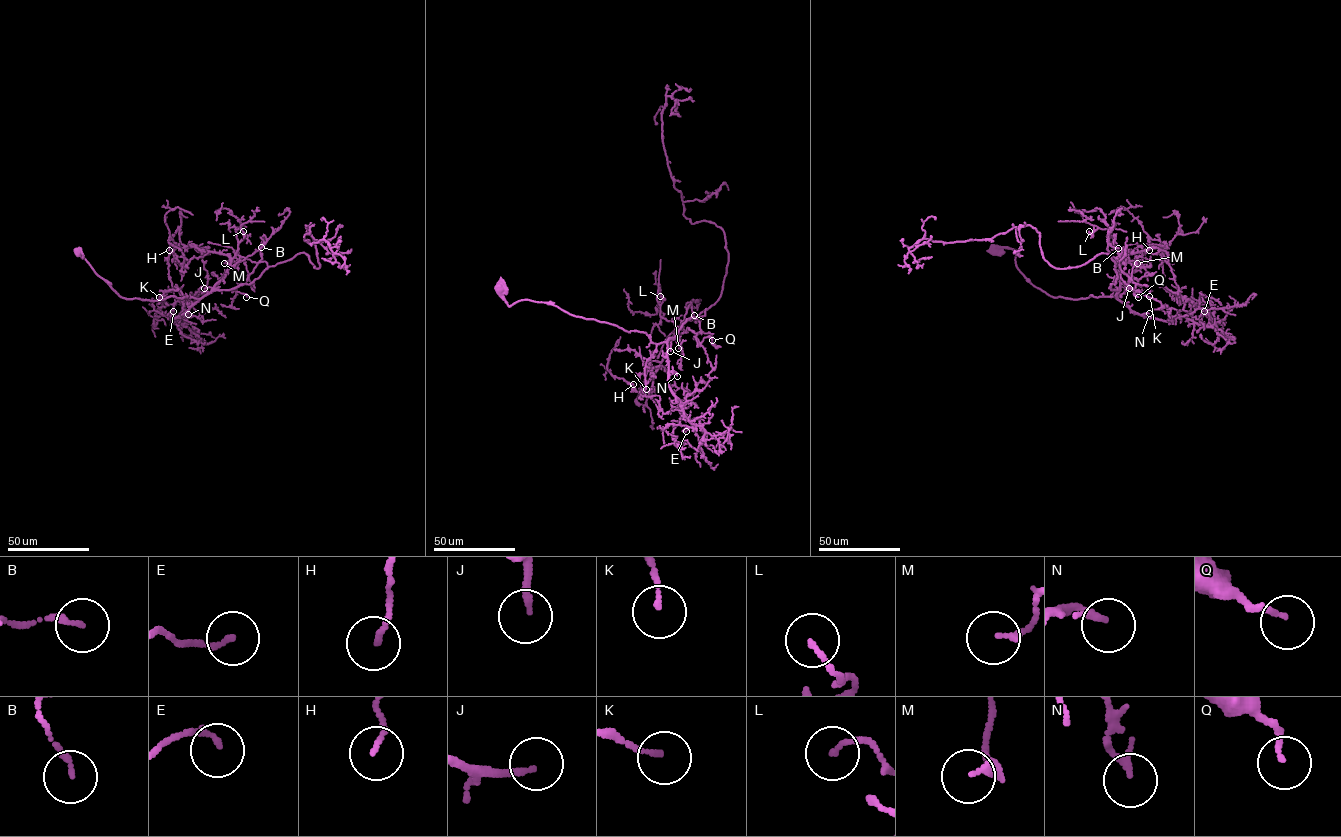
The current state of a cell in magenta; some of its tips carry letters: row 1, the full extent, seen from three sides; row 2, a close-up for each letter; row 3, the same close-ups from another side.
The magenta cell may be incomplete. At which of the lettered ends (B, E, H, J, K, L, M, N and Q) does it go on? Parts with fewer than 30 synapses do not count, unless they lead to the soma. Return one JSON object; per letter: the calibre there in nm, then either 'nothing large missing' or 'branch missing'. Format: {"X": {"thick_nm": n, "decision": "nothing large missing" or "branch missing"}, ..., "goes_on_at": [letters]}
{"B": {"thick_nm": 140, "decision": "nothing large missing"}, "E": {"thick_nm": 150, "decision": "nothing large missing"}, "H": {"thick_nm": 120, "decision": "nothing large missing"}, "J": {"thick_nm": 160, "decision": "branch missing"}, "K": {"thick_nm": 130, "decision": "nothing large missing"}, "L": {"thick_nm": 140, "decision": "nothing large missing"}, "M": {"thick_nm": 170, "decision": "nothing large missing"}, "N": {"thick_nm": 180, "decision": "nothing large missing"}, "Q": {"thick_nm": 140, "decision": "nothing large missing"}, "goes_on_at": ["J"]}

